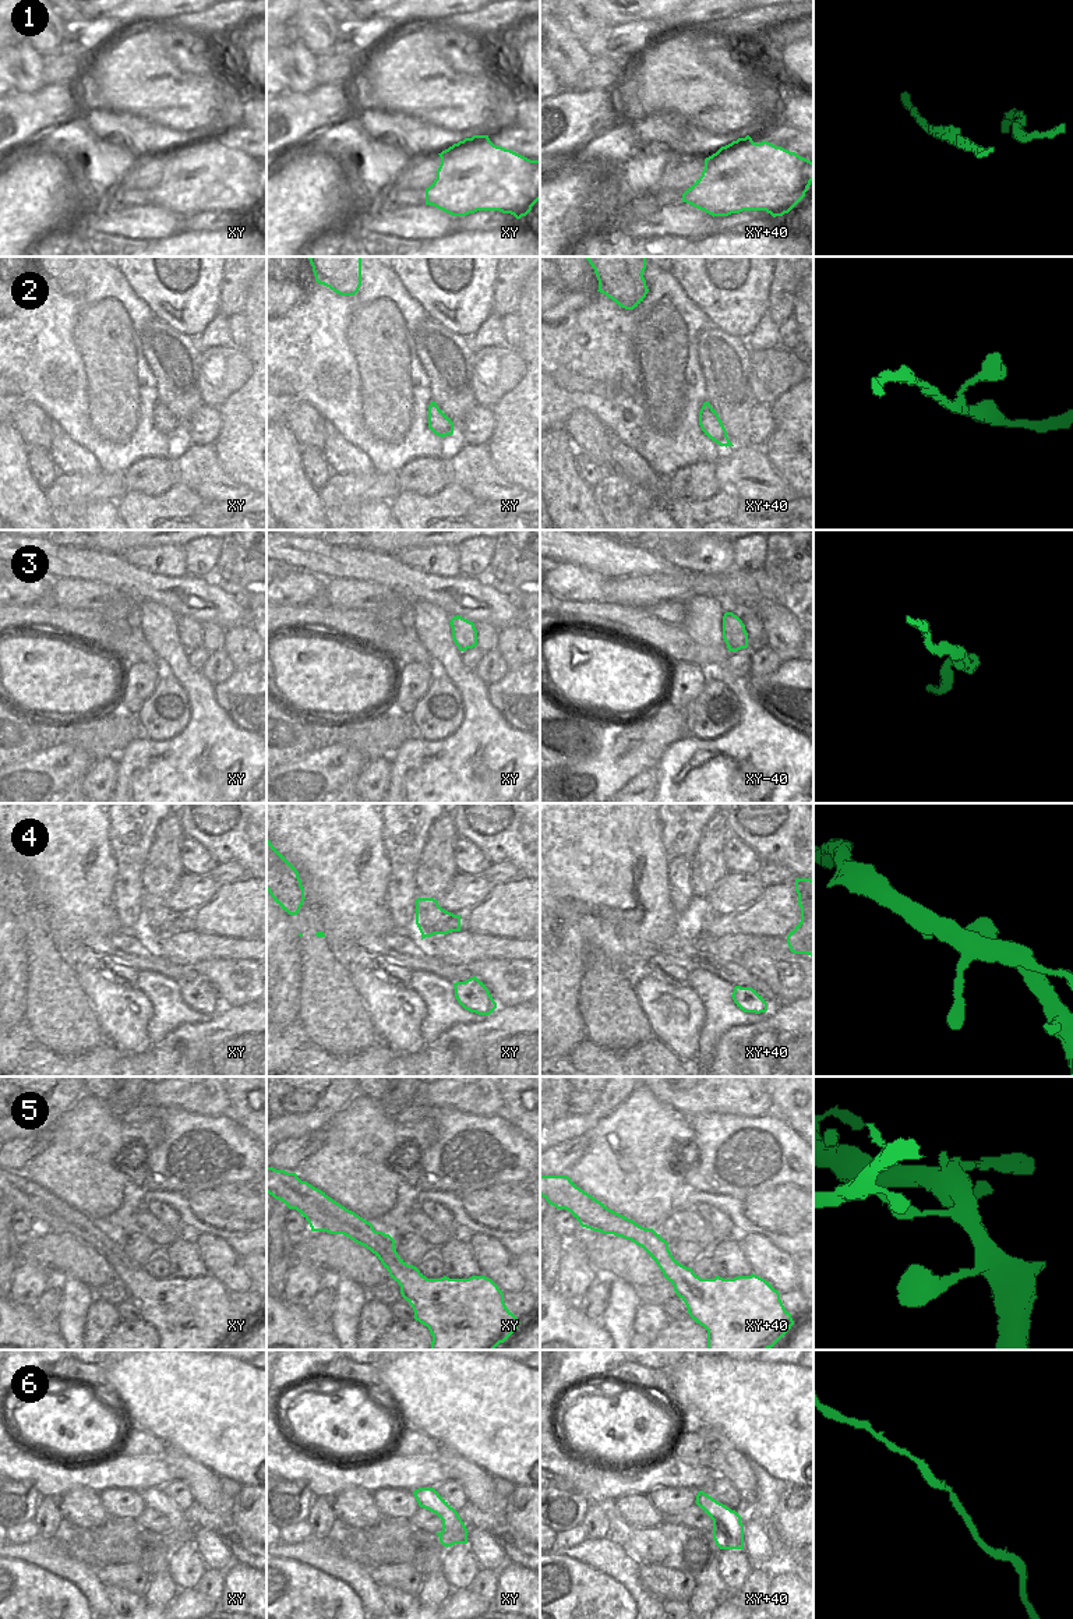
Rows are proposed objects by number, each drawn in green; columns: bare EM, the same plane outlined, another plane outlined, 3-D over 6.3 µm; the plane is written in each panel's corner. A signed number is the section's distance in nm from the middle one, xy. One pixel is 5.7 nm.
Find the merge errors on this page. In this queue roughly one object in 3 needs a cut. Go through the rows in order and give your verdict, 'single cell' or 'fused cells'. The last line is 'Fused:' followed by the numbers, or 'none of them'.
1: fused cells
2: single cell
3: single cell
4: single cell
5: fused cells
6: single cell
Fused: 1, 5

